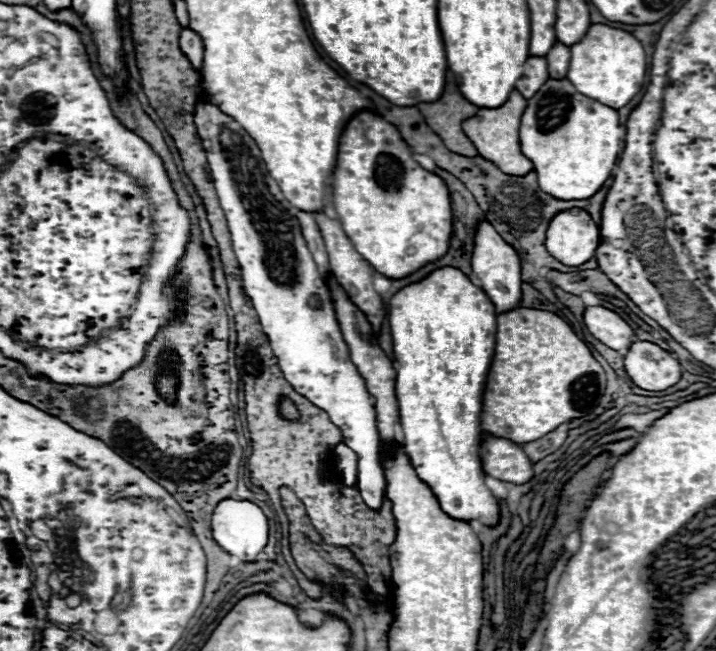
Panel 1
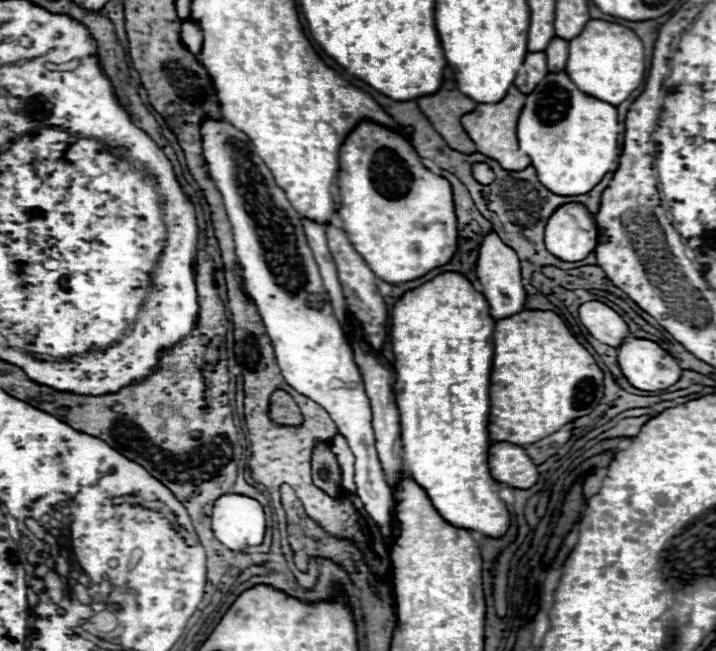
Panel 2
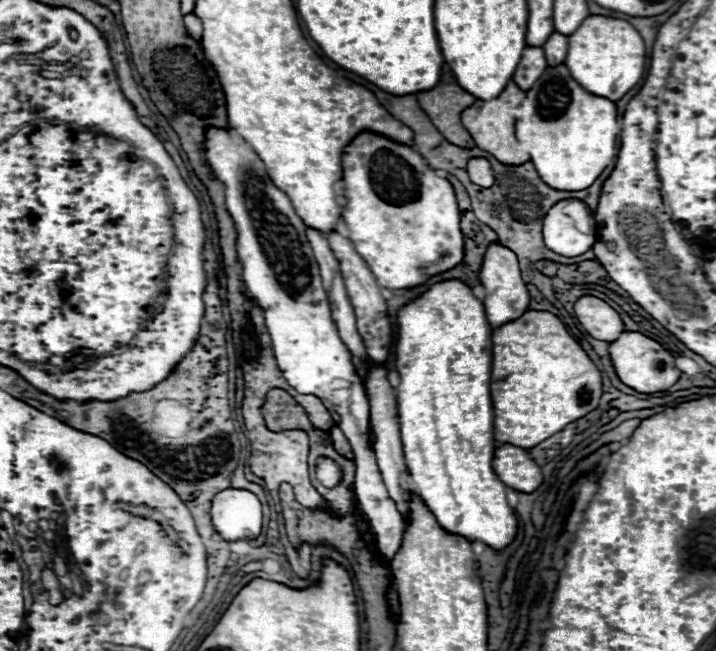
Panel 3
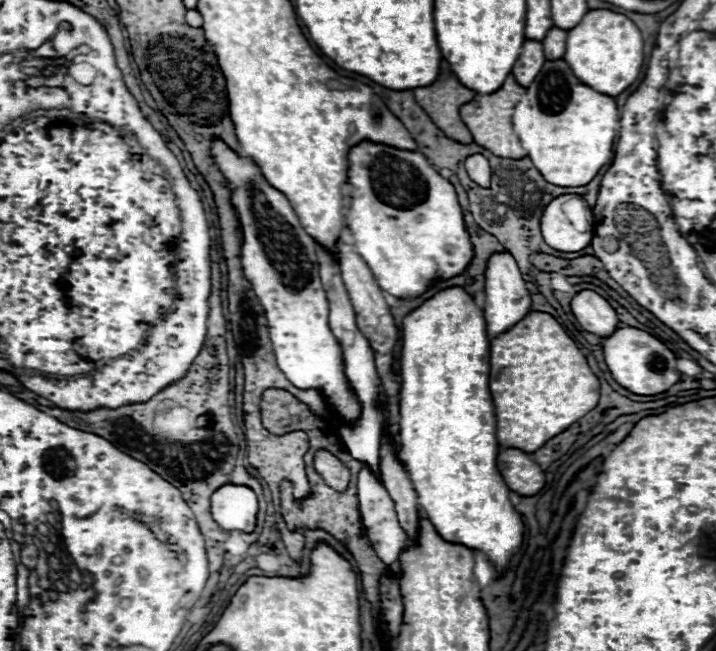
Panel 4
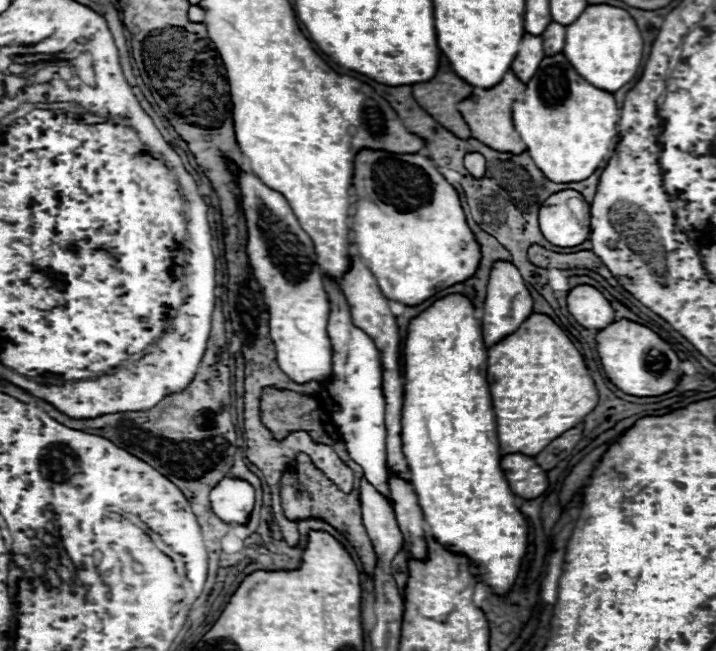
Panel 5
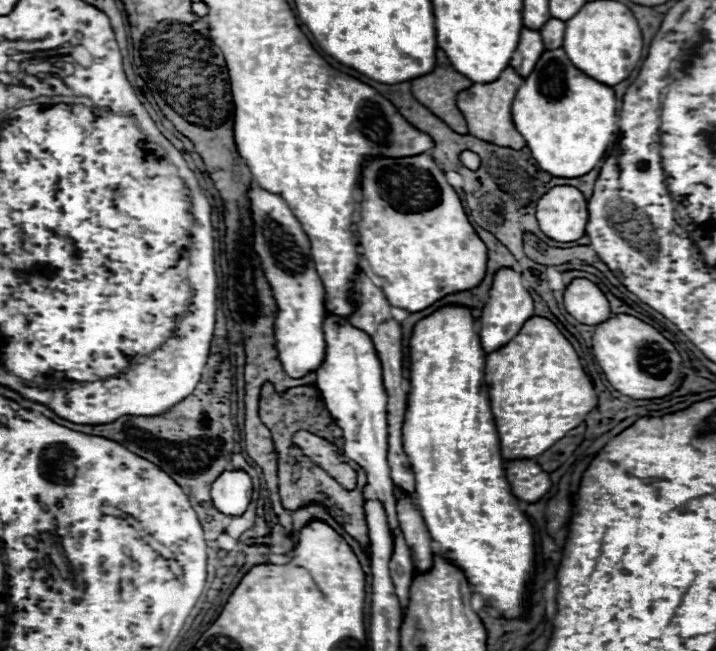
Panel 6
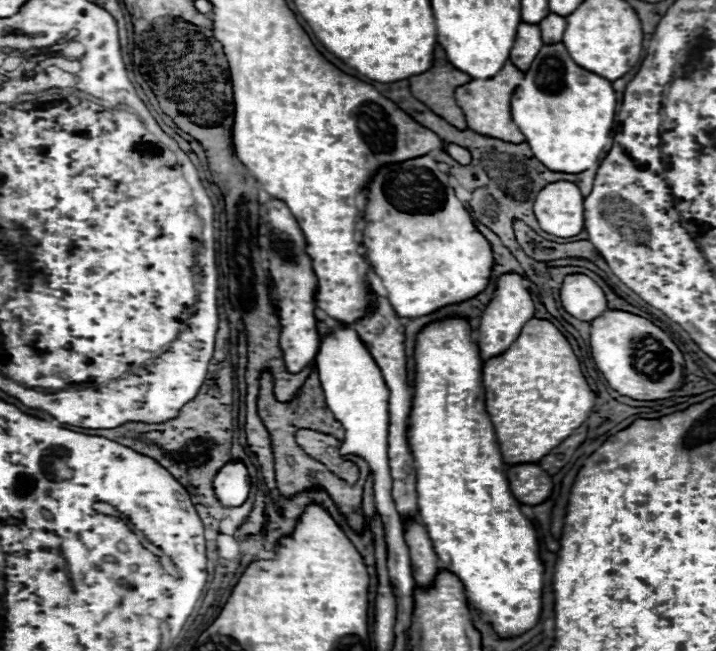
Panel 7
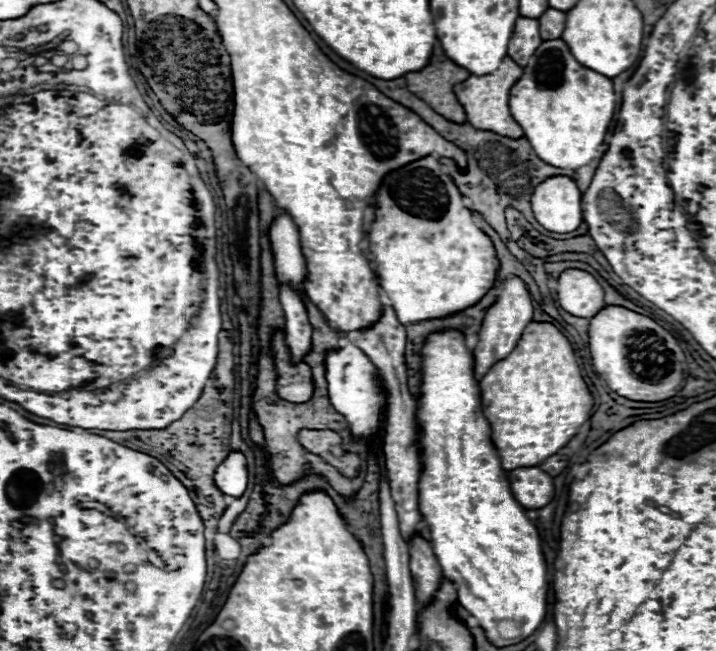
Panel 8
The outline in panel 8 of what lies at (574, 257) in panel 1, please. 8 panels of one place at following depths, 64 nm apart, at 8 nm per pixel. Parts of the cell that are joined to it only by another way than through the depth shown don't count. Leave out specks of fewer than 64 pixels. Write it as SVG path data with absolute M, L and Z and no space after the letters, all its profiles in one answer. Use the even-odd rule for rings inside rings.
M552 176L540 182L532 194L536 220L552 232L572 232L582 222L582 192L568 176Z

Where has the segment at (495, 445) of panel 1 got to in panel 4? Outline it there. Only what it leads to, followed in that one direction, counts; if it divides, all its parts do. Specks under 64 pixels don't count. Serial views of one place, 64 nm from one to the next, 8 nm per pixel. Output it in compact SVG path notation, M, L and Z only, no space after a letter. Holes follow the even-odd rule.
M522 450L500 452L498 470L508 488L520 496L534 496L546 484L544 470L538 464L534 464L534 460Z

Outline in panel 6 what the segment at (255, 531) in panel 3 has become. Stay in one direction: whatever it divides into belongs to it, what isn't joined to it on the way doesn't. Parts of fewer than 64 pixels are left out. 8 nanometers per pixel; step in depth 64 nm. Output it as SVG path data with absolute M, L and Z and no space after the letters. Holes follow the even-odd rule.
M224 470L212 484L214 506L230 516L238 516L252 500L252 480L244 470Z

